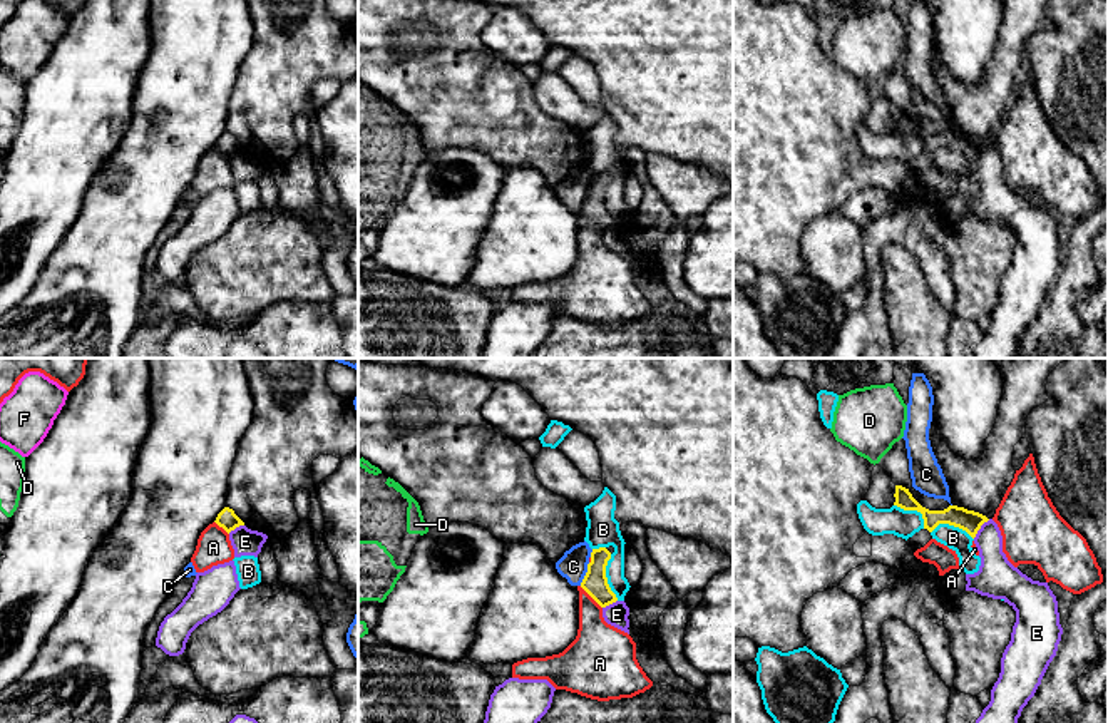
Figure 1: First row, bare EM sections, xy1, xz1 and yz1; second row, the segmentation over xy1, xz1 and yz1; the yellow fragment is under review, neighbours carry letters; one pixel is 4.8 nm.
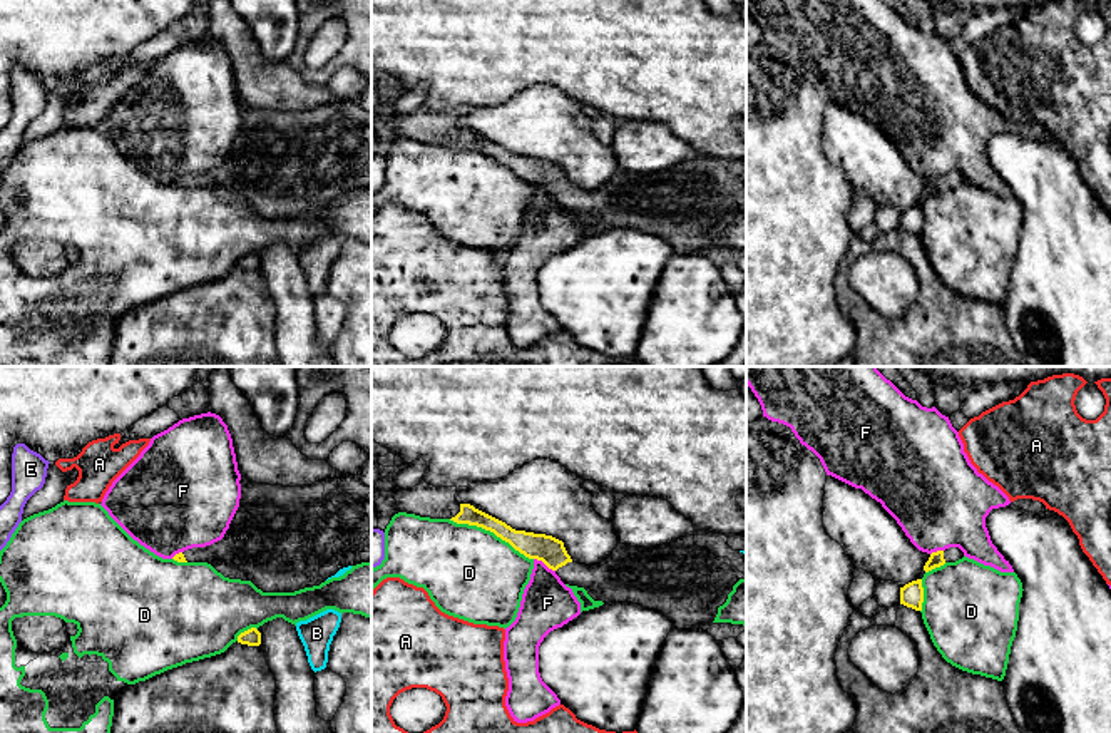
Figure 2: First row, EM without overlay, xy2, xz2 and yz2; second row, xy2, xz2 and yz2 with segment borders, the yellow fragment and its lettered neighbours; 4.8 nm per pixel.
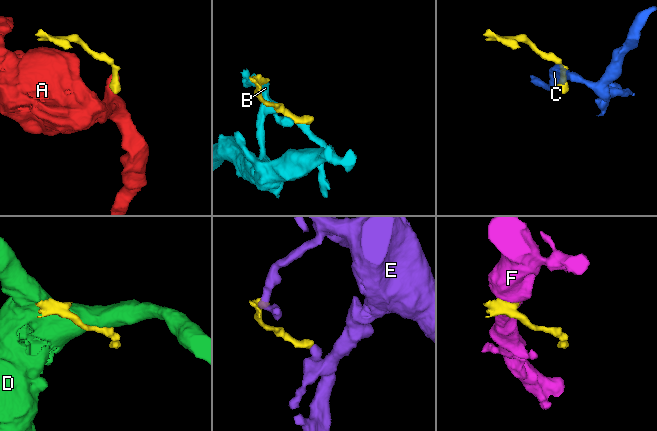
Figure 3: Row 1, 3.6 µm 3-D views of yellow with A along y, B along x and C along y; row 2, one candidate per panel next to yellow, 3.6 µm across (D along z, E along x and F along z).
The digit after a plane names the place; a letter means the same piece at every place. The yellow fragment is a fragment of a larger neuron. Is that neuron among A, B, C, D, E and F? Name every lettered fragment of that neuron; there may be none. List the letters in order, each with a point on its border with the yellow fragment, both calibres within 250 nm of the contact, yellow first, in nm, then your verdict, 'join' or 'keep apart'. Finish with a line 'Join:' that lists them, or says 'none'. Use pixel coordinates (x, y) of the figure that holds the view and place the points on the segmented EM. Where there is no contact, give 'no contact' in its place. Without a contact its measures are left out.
A: meets yellow in xz1 at (591, 596); 120 nm thick on the yellow side, 240 nm on the other; keep apart
B: meets yellow in xz1 at (606, 578); 120 nm thick on the yellow side, 160 nm on the other; keep apart
C: meets yellow in xz1 at (586, 574); 120 nm thick on the yellow side, 140 nm on the other; keep apart
D: meets yellow in xz2 at (491, 531); 130 nm thick on the yellow side, 440 nm on the other; keep apart
E: meets yellow in yz1 at (979, 528); 110 nm thick on the yellow side, 190 nm on the other; keep apart
F: meets yellow in xz2 at (544, 563); 140 nm thick on the yellow side, 240 nm on the other; keep apart
Join: none

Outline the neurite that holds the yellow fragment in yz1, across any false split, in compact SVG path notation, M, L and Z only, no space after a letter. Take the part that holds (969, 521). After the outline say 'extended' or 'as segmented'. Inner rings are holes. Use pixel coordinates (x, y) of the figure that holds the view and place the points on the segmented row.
M895 485L894 497L894 505L904 510L921 512L924 519L924 529L927 529L929 532L932 532L939 524L949 524L966 531L974 539L981 526L989 520L986 515L979 512L967 510L957 505L949 505L944 510L929 510L912 497L909 489L902 485Z; as segmented

